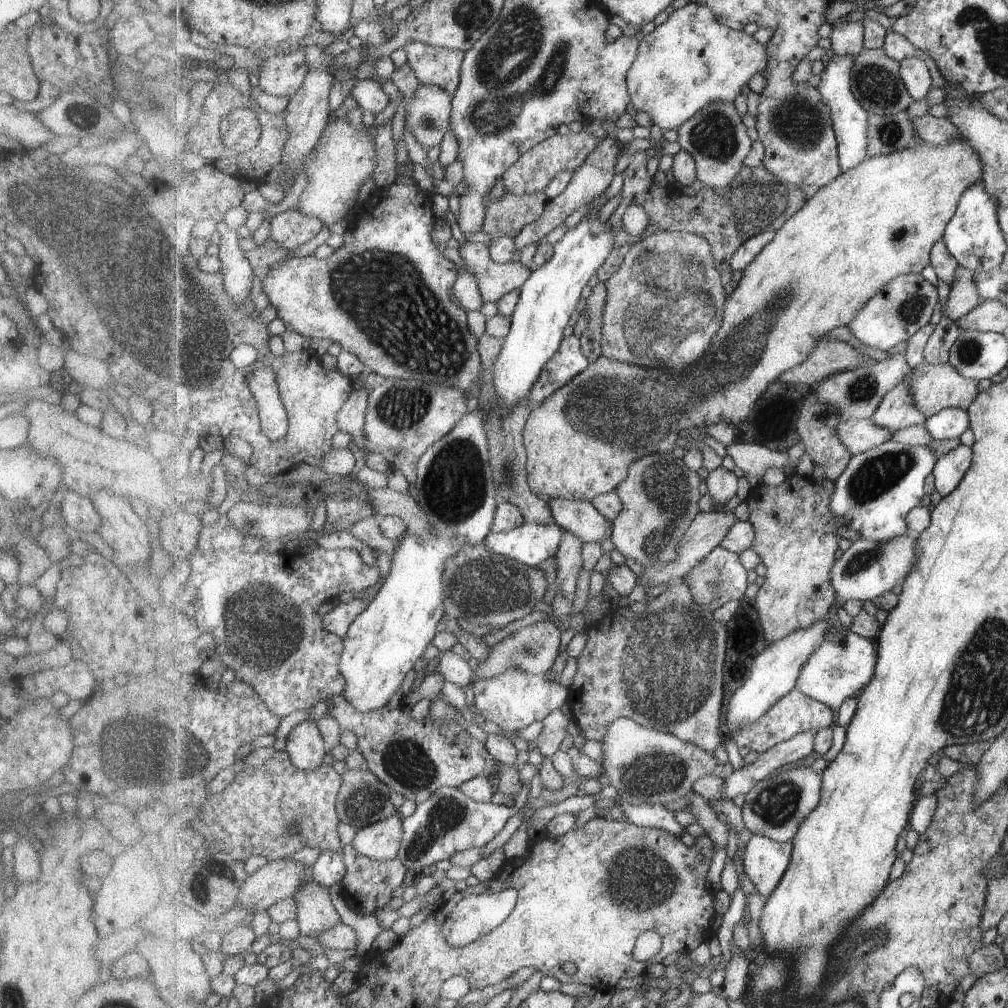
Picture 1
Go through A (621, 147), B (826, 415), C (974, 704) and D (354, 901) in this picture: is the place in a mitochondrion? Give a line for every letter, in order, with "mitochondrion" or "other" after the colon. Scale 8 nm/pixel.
A: other
B: mitochondrion
C: mitochondrion
D: other

